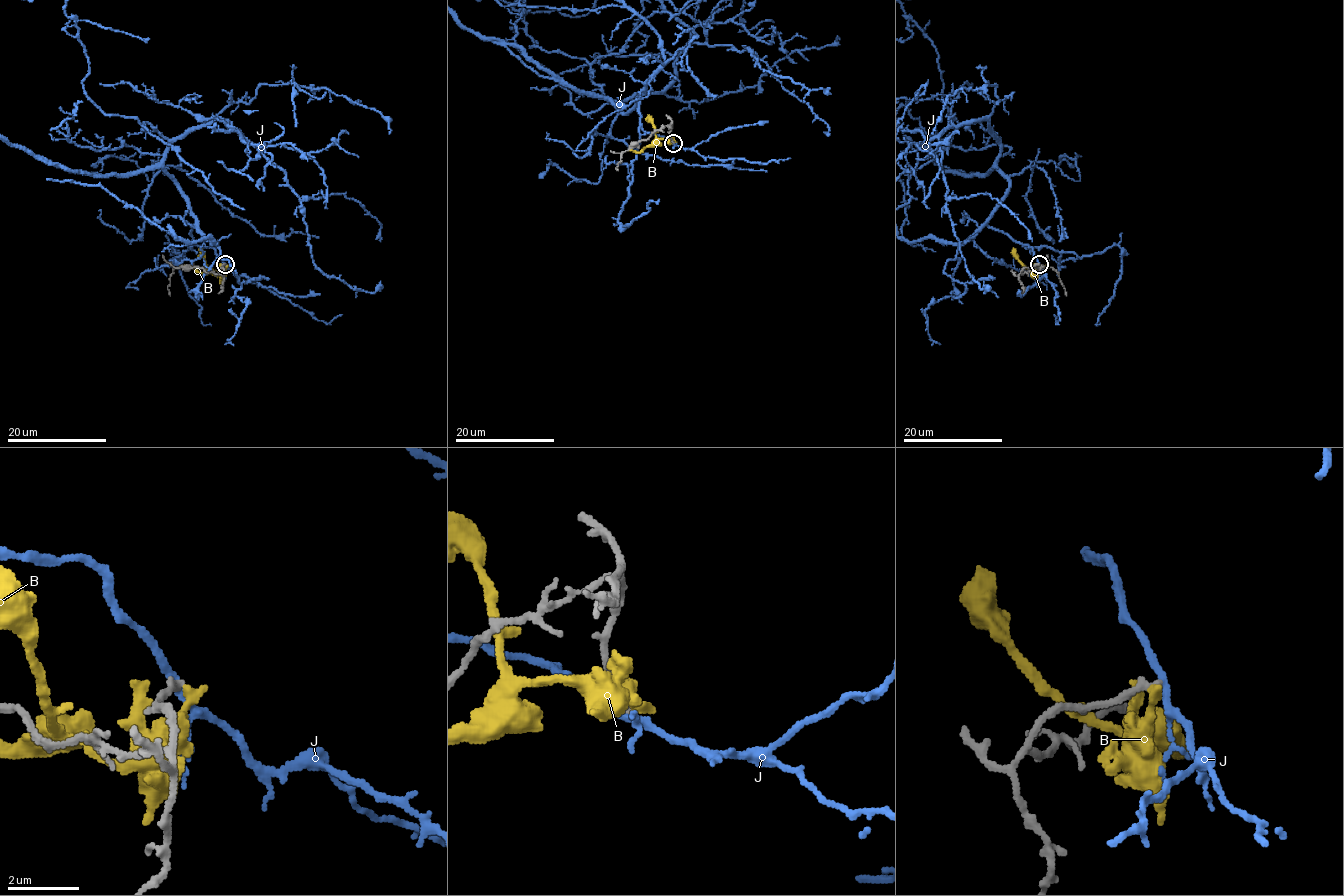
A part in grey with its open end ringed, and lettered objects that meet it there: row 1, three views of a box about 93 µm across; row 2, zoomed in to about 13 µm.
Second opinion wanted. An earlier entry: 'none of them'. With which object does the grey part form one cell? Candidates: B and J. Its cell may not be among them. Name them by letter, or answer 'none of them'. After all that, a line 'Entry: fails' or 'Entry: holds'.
none of them
Entry: holds

